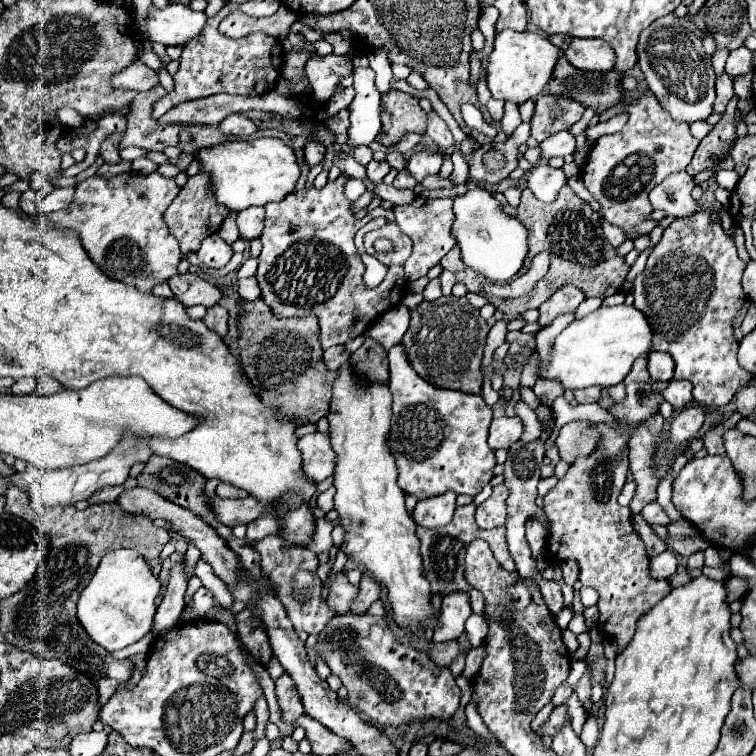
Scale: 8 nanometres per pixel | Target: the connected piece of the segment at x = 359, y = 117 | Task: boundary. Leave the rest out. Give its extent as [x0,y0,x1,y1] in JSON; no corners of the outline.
[349,54,381,146]

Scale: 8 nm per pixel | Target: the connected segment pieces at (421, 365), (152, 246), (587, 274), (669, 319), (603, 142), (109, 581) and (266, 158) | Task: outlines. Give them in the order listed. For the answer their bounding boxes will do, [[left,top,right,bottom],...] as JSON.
[[403,294,489,394],[47,172,181,292],[511,184,629,298],[633,212,753,408],[581,92,699,240],[77,550,161,652],[195,138,301,212]]

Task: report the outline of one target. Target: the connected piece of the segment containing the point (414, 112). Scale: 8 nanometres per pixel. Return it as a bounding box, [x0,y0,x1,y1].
[381,90,427,146]

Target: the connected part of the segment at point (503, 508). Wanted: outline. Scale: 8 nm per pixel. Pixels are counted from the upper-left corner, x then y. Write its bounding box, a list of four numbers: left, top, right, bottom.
[475,484,507,528]

